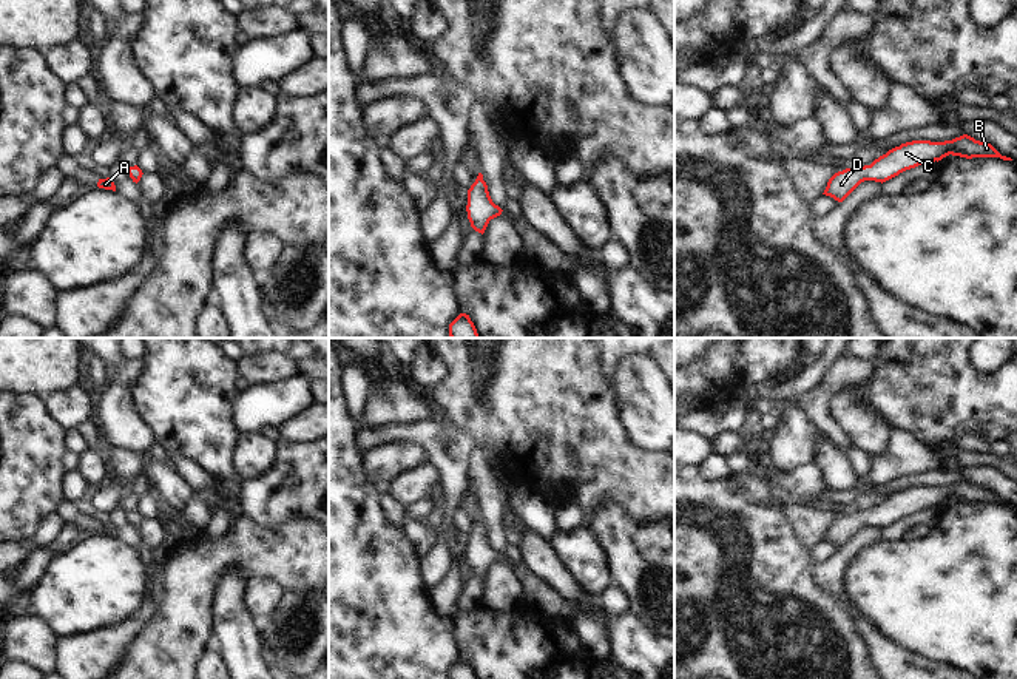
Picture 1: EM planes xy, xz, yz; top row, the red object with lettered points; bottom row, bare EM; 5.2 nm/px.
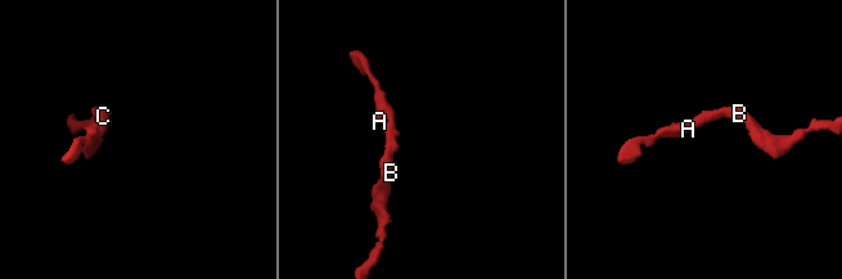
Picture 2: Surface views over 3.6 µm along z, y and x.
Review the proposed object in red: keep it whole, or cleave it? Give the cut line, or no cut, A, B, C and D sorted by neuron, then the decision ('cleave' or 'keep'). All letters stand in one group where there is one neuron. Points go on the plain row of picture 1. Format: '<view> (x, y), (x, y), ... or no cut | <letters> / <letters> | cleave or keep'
no cut | A B C D | keep

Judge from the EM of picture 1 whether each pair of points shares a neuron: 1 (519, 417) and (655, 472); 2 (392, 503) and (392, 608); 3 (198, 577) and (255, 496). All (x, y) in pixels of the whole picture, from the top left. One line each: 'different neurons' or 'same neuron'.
1: same neuron
2: different neurons
3: different neurons

